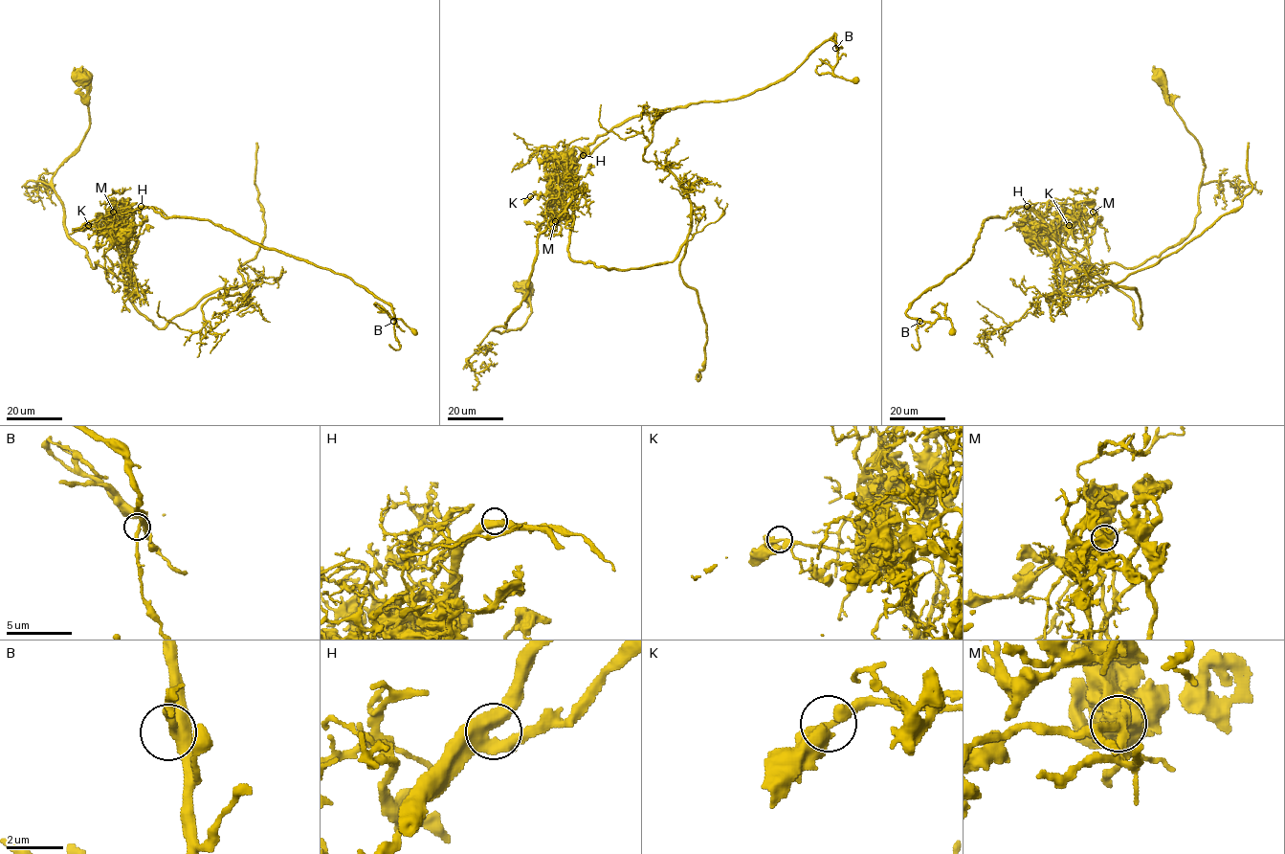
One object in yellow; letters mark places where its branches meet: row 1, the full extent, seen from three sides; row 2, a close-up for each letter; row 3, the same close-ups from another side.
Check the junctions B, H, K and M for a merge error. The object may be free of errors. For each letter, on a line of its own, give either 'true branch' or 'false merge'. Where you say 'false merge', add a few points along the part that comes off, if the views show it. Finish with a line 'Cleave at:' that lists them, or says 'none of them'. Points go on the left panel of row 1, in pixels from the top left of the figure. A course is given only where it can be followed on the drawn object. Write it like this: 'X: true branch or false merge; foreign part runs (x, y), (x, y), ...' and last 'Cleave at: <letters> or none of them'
B: true branch
H: true branch
K: true branch
M: false merge; foreign part runs (113, 212), (126, 296), (158, 327), (219, 289), (249, 295), (210, 298), (190, 331), (159, 301)
Cleave at: M

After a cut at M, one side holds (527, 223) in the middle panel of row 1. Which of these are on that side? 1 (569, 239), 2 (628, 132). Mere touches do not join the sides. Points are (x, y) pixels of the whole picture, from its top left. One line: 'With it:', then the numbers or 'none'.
With it: 1, 2

